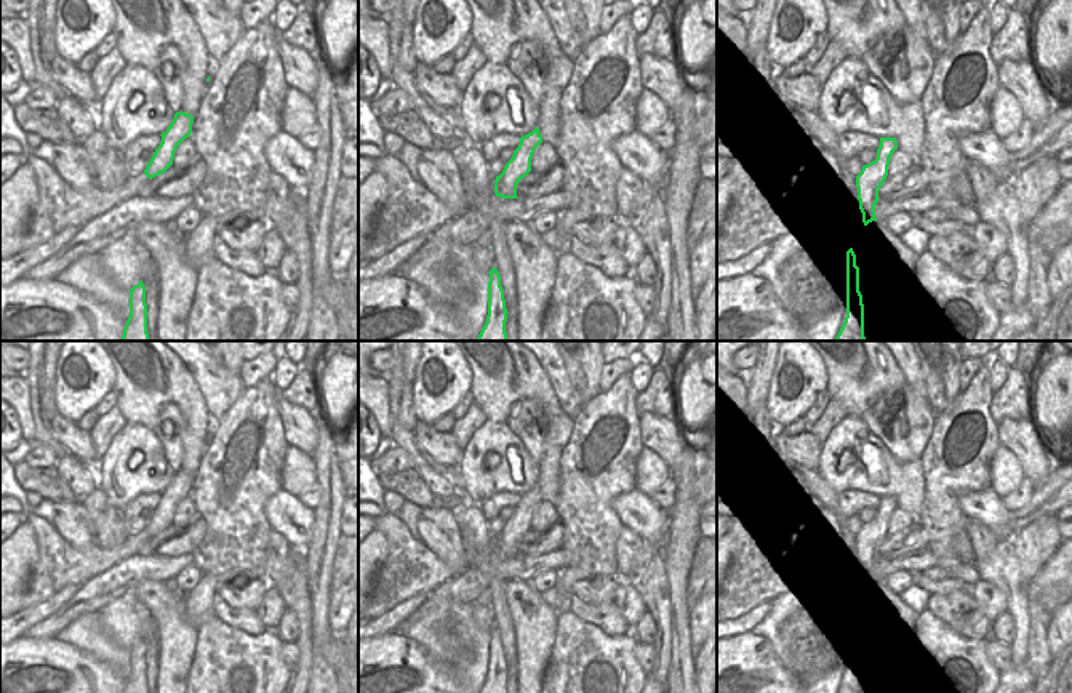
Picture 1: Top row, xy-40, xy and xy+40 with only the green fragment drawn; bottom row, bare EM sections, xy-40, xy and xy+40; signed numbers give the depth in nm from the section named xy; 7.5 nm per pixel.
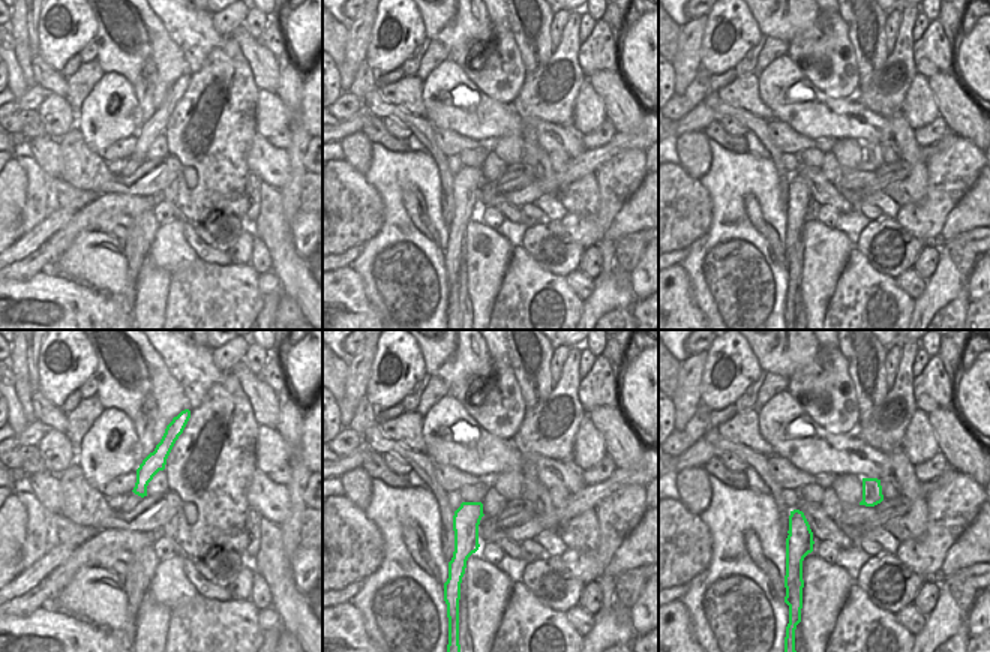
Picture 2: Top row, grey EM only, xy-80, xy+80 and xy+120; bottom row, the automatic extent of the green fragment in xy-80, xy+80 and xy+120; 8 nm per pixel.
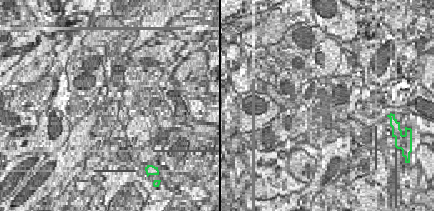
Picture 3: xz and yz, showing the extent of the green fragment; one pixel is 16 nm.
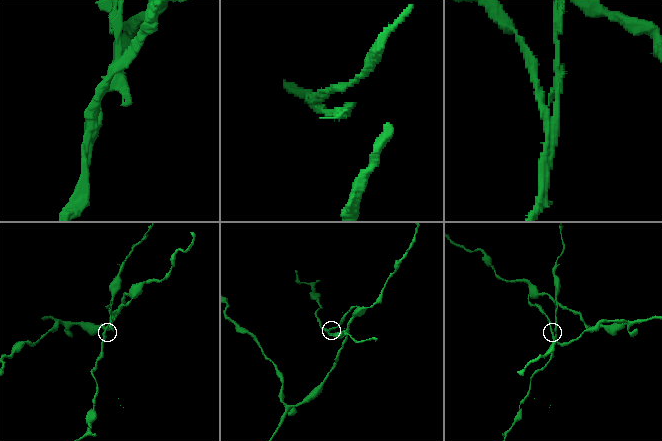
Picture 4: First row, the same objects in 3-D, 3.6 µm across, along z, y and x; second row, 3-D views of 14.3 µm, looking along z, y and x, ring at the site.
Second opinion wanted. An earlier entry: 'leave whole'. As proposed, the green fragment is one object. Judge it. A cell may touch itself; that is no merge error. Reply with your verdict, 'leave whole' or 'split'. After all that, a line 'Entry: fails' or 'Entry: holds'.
split
Entry: fails

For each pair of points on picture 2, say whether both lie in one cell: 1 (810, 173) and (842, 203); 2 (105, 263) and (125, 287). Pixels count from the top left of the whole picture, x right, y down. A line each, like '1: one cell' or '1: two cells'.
1: one cell
2: one cell

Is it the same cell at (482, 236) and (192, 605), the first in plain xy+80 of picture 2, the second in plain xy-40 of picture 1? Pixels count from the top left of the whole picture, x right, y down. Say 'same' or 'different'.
different

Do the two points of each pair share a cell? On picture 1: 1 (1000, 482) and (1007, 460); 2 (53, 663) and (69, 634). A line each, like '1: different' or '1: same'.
1: same
2: different

